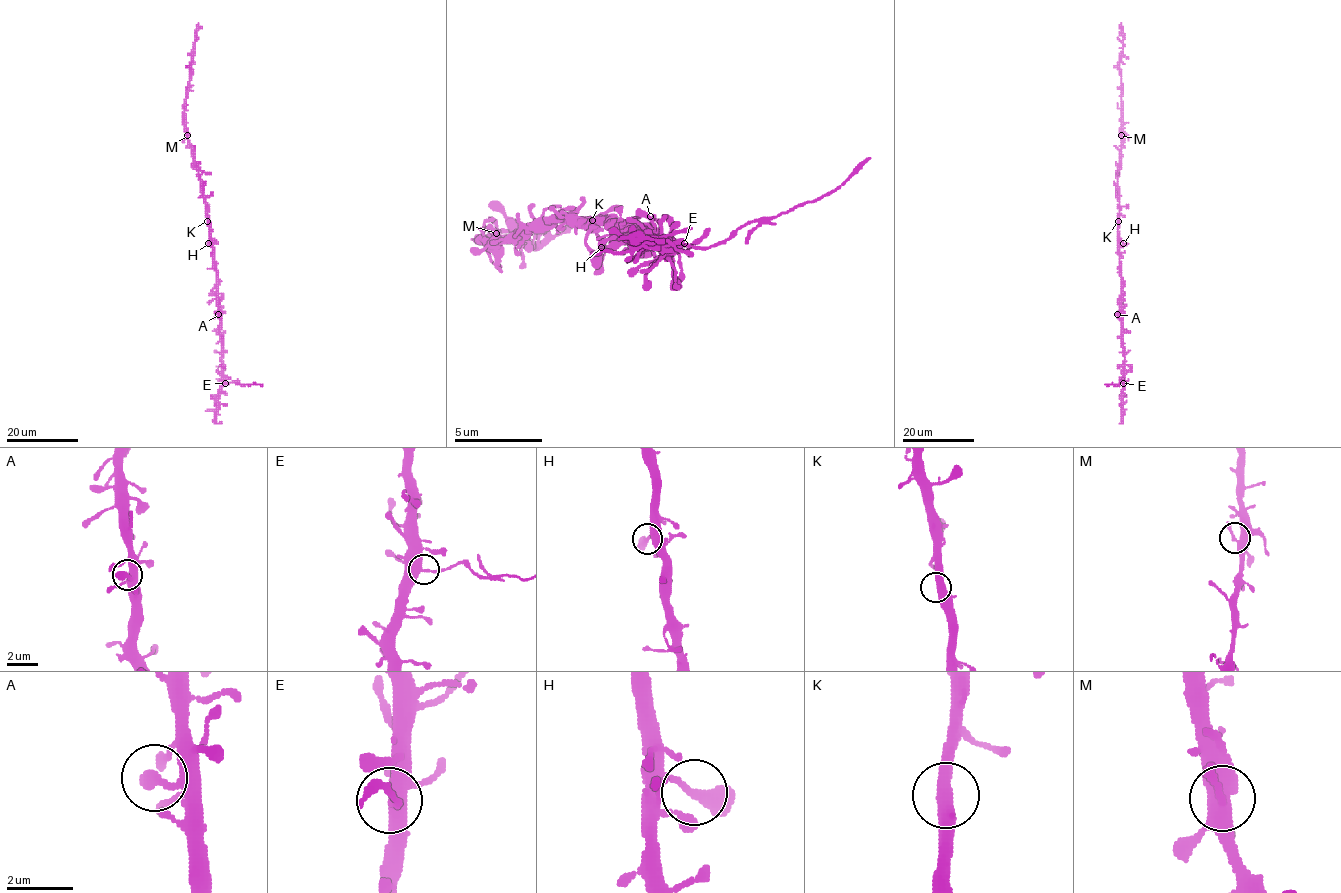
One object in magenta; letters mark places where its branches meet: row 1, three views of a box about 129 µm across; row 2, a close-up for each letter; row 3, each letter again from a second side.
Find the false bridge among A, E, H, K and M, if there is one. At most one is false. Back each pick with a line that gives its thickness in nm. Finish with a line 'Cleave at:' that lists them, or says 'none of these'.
E: 460 nm
Cleave at: E

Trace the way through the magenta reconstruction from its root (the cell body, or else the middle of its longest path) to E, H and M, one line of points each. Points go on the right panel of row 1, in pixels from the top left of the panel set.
E: (1118, 221), (1124, 356), (1122, 383)
H: (1118, 221), (1119, 240), (1123, 243)
M: (1118, 221), (1121, 135)

